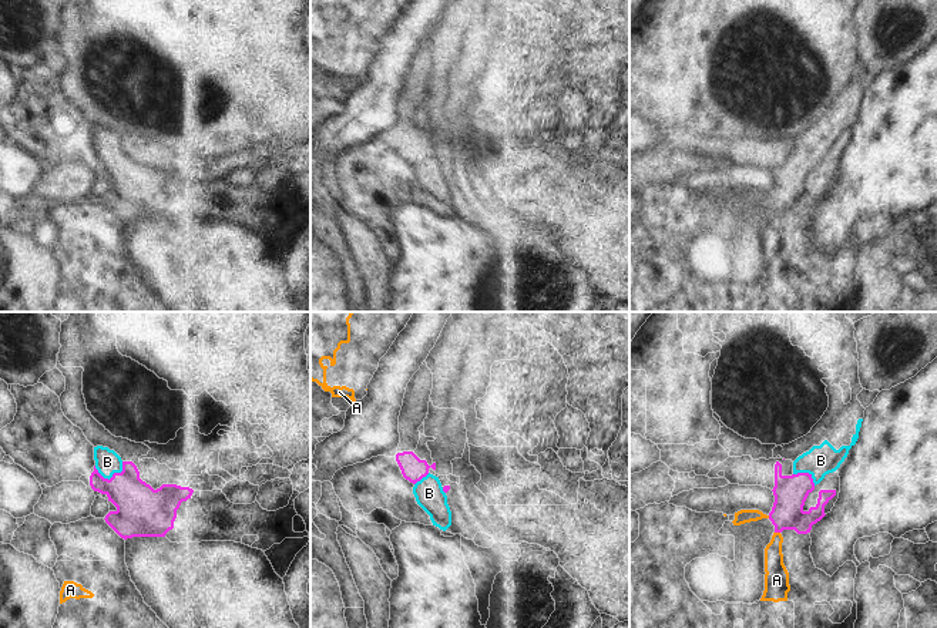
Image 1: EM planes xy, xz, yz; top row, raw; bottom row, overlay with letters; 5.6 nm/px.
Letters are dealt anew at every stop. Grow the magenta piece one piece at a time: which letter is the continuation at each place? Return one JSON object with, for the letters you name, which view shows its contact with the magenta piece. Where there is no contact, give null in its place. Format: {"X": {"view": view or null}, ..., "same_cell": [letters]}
{"B": {"view": "xy"}, "same_cell": ["B"]}

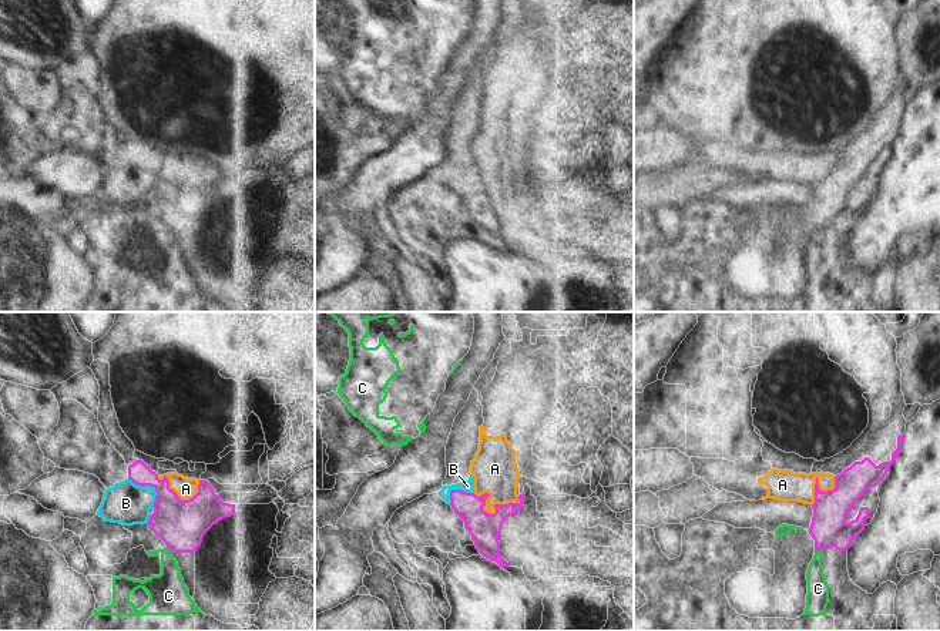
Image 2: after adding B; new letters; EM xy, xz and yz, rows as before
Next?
{"same_cell": []}

